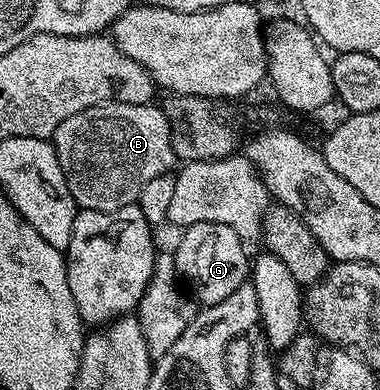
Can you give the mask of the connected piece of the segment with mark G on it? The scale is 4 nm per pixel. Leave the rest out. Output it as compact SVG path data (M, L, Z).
M196 223L185 226L183 233L186 234L179 239L178 249L173 250L174 262L179 278L203 306L228 299L236 287L248 280L248 257L246 261L246 249L242 246L245 244L232 227L224 227L224 223Z

